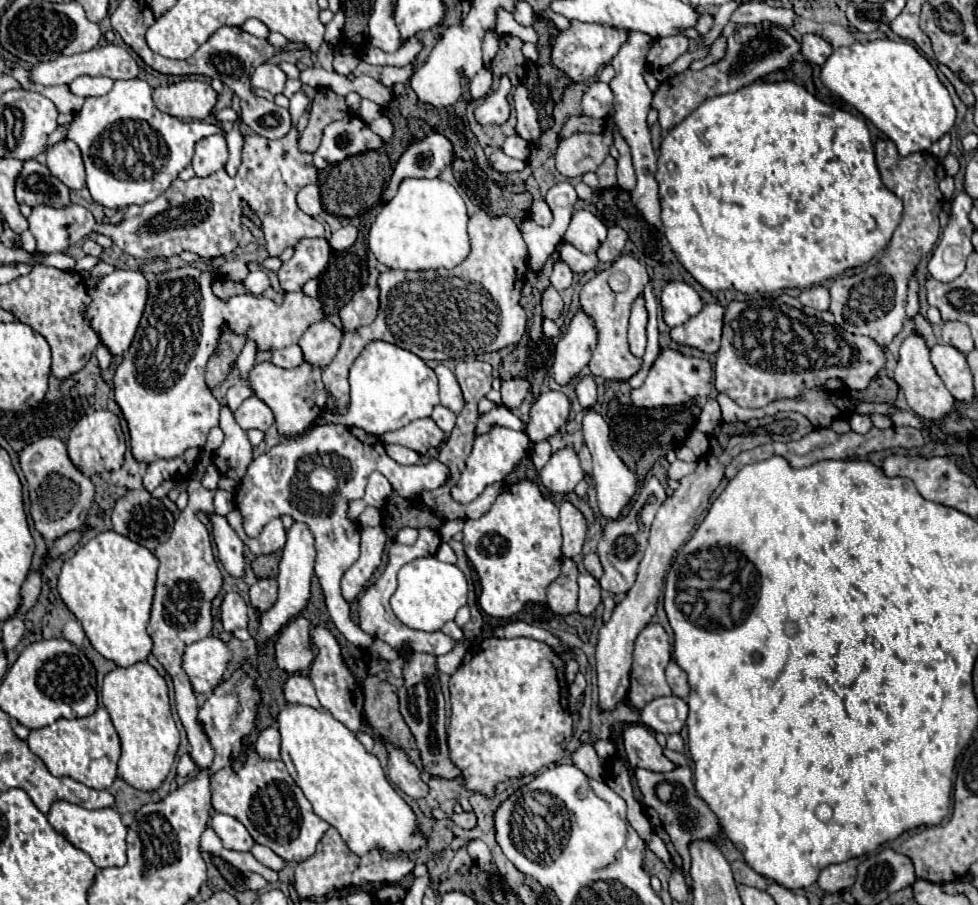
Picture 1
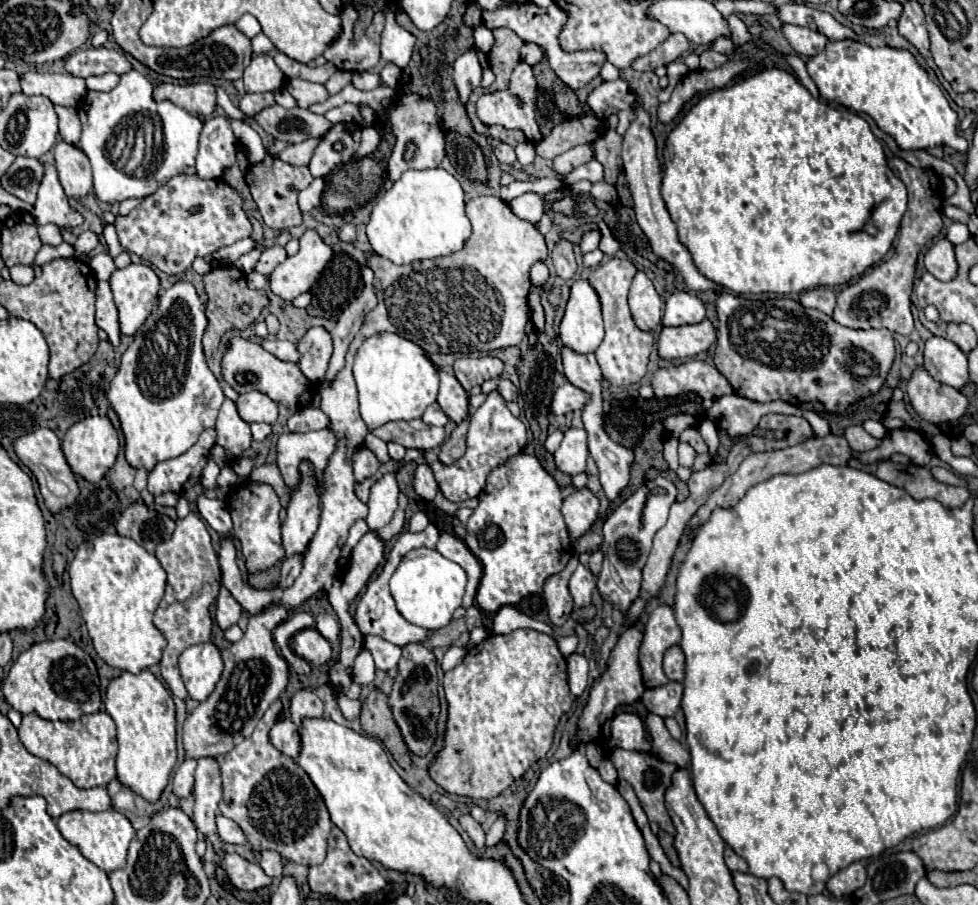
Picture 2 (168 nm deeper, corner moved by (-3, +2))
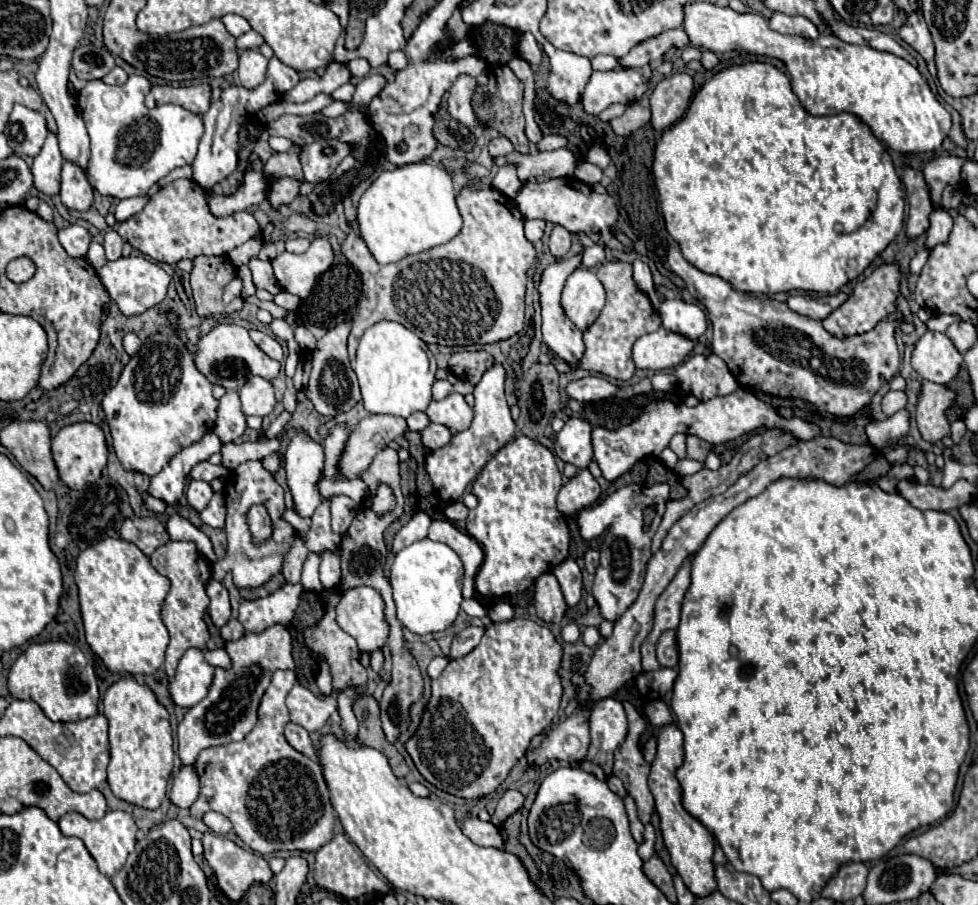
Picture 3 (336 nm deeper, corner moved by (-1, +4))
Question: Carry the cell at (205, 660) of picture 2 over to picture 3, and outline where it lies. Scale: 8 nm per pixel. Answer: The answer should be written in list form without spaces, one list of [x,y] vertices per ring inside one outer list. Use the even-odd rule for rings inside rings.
[[[188,649],[176,669],[174,679],[168,683],[170,699],[178,707],[194,707],[208,693],[212,683],[214,667],[204,661],[204,653],[200,649]]]

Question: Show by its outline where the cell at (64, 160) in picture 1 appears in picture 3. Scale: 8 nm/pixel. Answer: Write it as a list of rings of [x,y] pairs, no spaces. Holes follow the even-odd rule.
[[[66,161],[62,167],[60,197],[62,197],[62,205],[74,211],[88,211],[94,203],[94,189],[86,173],[70,161]]]

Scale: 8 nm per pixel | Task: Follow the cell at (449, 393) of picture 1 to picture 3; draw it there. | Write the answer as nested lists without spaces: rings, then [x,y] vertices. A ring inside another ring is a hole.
[[[452,393],[442,401],[432,401],[430,407],[426,409],[426,415],[430,417],[432,423],[446,425],[452,433],[466,431],[466,427],[470,427],[474,419],[472,407],[458,393]]]

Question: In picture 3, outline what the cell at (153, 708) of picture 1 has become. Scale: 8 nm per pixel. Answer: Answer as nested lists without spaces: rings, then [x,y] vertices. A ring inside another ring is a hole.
[[[122,677],[110,685],[102,703],[110,735],[108,785],[112,793],[126,803],[144,809],[158,809],[166,797],[174,759],[168,711],[158,703],[156,695],[134,677]]]

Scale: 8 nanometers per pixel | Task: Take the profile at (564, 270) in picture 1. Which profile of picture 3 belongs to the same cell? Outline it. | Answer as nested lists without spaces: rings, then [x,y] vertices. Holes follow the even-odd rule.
[[[554,225],[550,235],[550,251],[556,259],[566,255],[566,251],[570,249],[570,239],[572,239],[570,231],[566,231],[562,225]]]

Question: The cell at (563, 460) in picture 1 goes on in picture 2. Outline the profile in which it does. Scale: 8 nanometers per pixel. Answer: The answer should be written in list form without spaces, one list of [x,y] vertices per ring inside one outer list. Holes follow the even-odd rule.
[[[568,429],[564,433],[564,441],[560,449],[554,453],[554,465],[558,471],[574,477],[578,473],[586,471],[586,431],[584,429]]]

